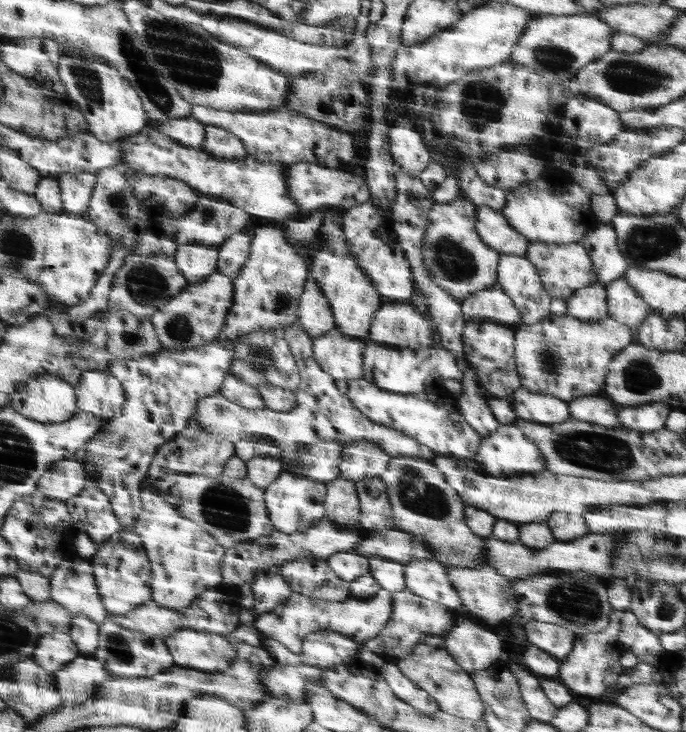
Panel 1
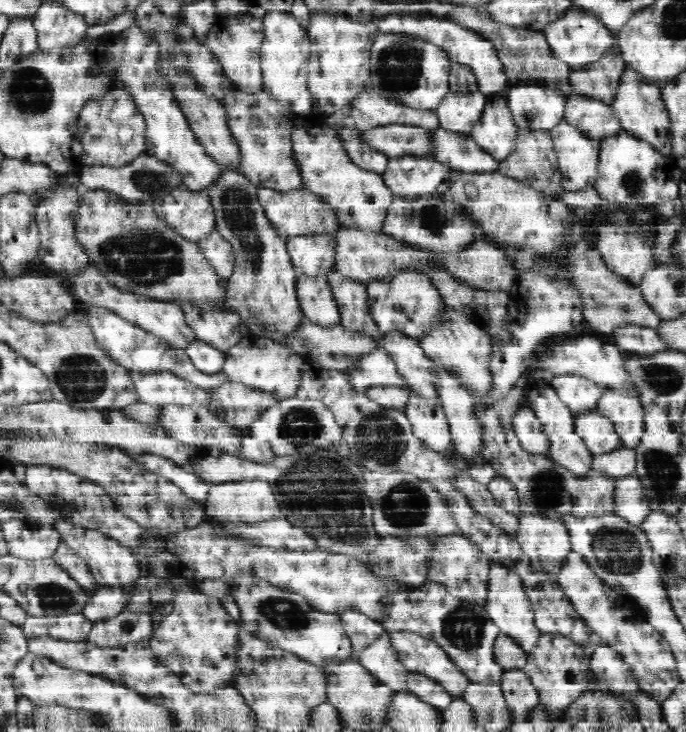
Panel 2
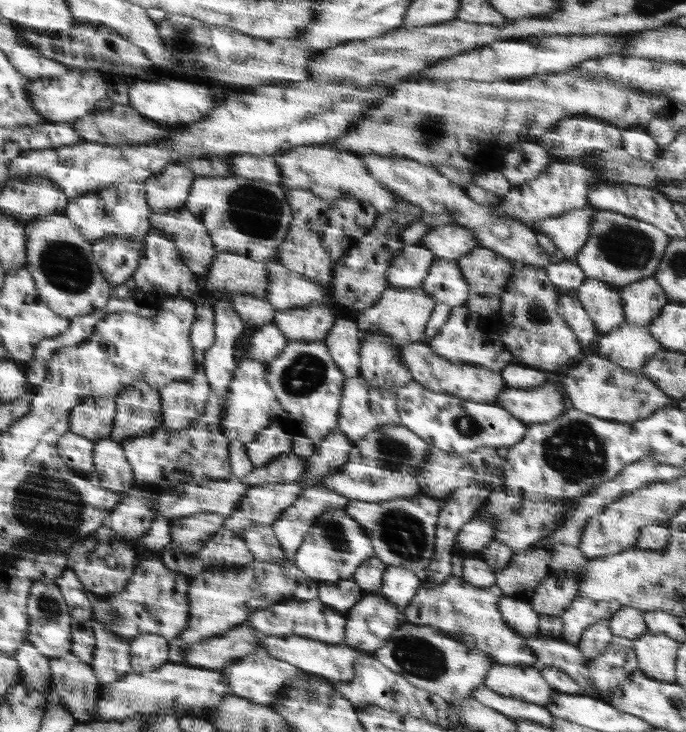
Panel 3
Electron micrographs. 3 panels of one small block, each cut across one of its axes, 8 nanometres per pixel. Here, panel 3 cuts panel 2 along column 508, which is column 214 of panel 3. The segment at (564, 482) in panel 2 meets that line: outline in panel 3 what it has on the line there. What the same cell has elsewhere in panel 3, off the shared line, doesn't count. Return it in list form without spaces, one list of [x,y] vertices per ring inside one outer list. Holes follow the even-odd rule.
[[[212,392],[205,406],[205,413],[190,428],[178,431],[157,426],[146,436],[123,440],[121,445],[136,481],[149,482],[165,489],[185,480],[191,480],[197,485],[209,480],[226,480],[231,474],[231,456],[230,440],[223,435],[219,424],[223,409],[216,394]]]

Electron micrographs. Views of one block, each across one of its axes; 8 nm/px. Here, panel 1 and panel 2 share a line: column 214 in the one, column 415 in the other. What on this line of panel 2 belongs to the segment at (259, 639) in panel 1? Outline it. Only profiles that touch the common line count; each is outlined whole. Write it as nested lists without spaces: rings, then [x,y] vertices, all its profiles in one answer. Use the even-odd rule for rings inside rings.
[[[388,631],[387,635],[392,638],[392,648],[408,670],[440,682],[440,686],[460,701],[464,686],[468,686],[470,680],[464,678],[462,670],[448,658],[448,654],[444,654],[444,650],[440,650],[436,642],[410,632]]]

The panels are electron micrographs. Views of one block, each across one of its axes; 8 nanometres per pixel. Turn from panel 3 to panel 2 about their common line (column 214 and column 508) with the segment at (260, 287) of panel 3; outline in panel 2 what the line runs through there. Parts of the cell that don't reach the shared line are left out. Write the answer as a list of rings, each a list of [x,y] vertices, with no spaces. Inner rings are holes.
[[[340,228],[335,234],[336,271],[356,281],[369,282],[394,277],[398,272],[450,273],[456,280],[487,291],[508,291],[516,280],[516,268],[508,256],[488,241],[475,241],[465,250],[448,253],[426,251],[396,240],[392,235],[358,229]]]

